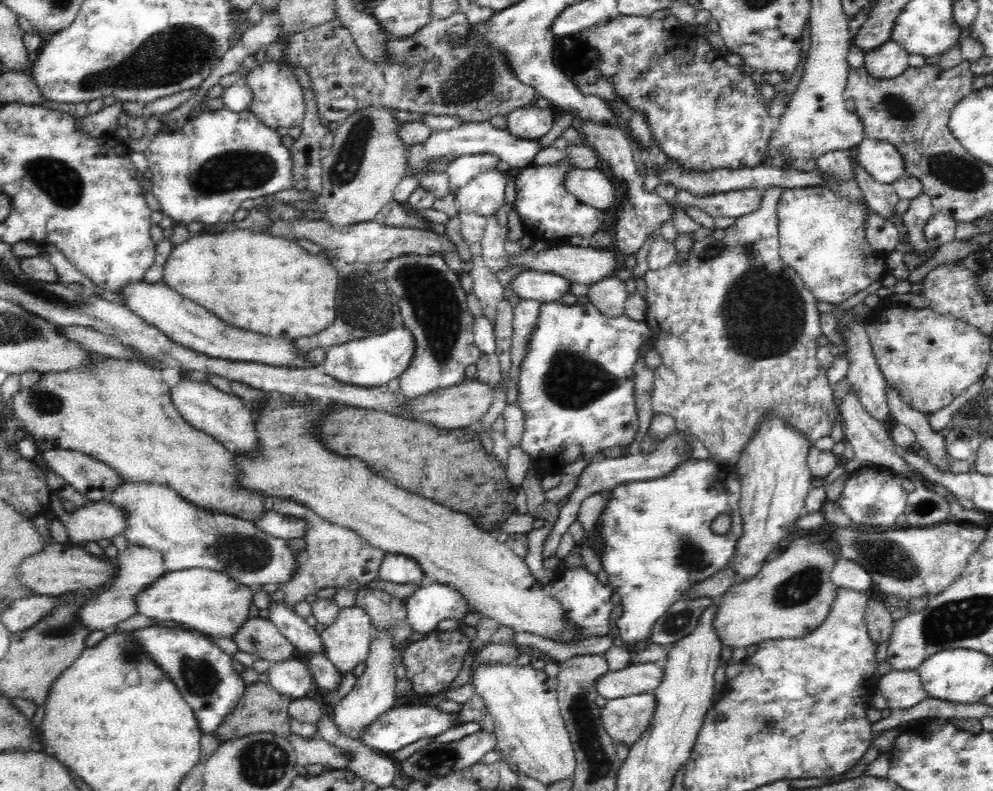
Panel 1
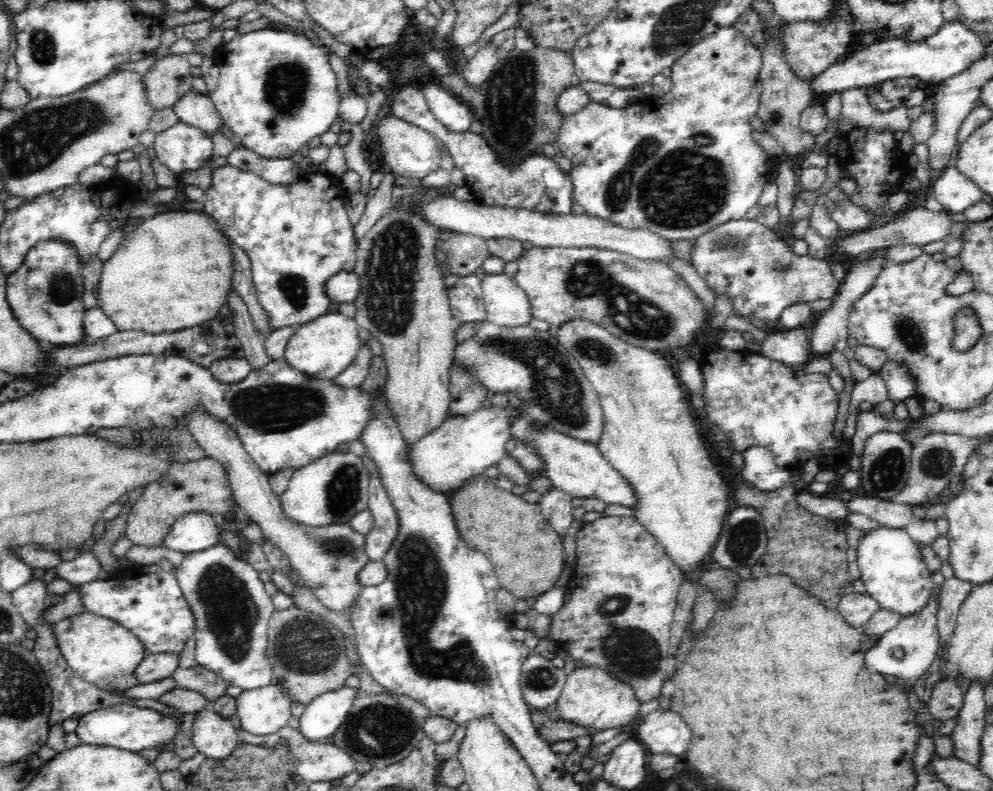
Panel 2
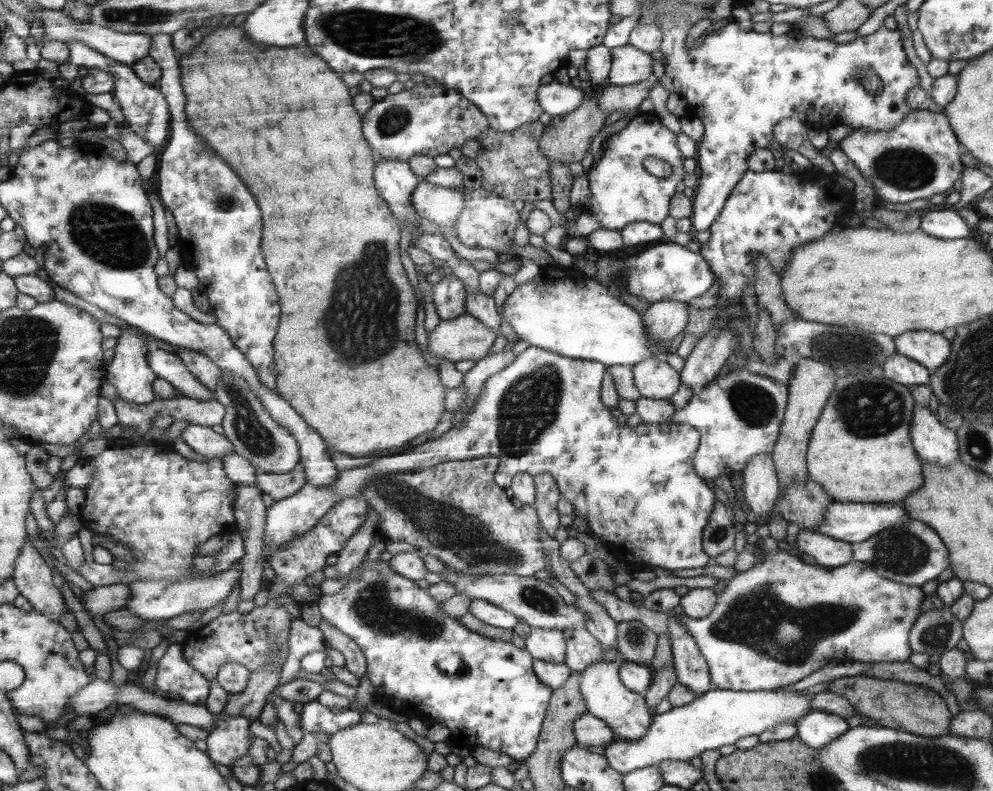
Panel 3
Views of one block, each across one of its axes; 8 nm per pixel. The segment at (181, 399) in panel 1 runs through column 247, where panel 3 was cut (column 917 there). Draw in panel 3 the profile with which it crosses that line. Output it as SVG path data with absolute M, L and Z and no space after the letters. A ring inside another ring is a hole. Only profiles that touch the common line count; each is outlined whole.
M916 405L912 413L911 440L922 462L946 467L960 460L960 450L956 431L942 422L929 407Z

